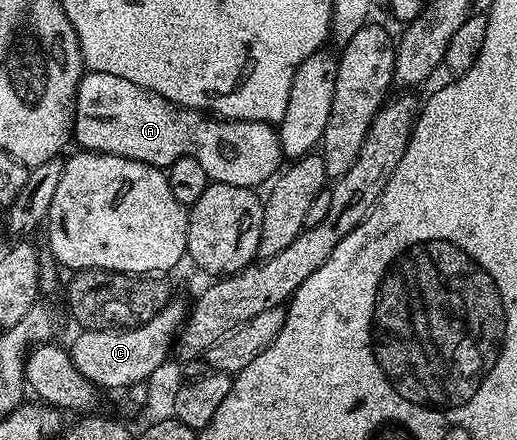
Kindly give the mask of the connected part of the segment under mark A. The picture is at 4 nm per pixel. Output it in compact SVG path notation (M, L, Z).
M97 71L96 73L84 72L83 78L79 80L77 87L77 95L75 96L75 128L73 130L73 141L80 150L89 153L108 153L109 155L121 155L125 159L133 159L140 161L146 165L156 165L158 169L166 170L167 166L172 165L177 159L182 157L192 157L197 159L197 163L201 163L201 167L205 170L208 182L220 181L221 183L229 183L233 187L245 187L246 189L255 189L259 187L262 181L270 182L272 178L280 172L281 164L284 160L283 147L279 143L279 134L274 124L265 121L229 121L220 119L214 115L208 115L206 112L197 109L187 109L183 105L175 105L169 99L165 99L161 95L157 95L153 91L149 91L145 87L137 87L137 83L129 83L129 79L121 79L121 75L109 75L105 71Z

